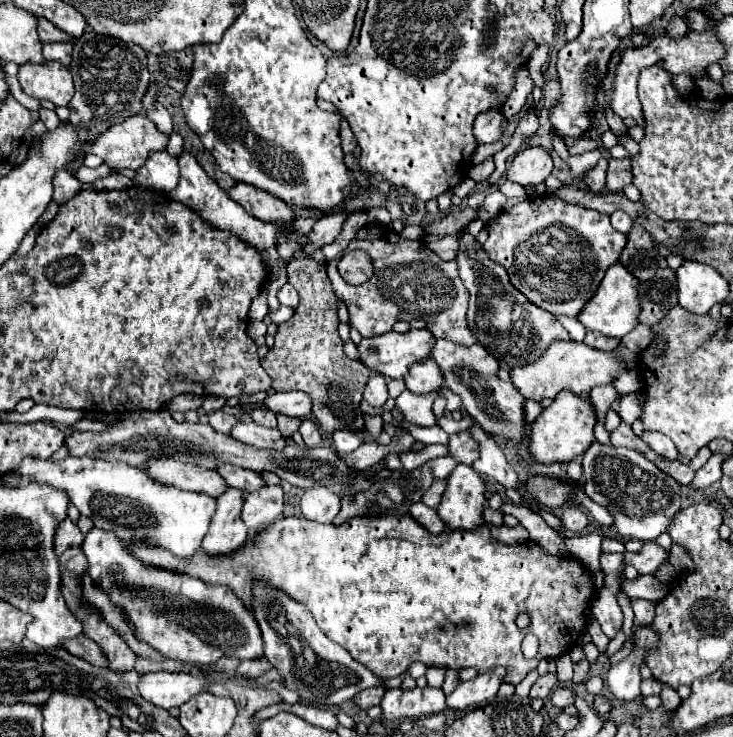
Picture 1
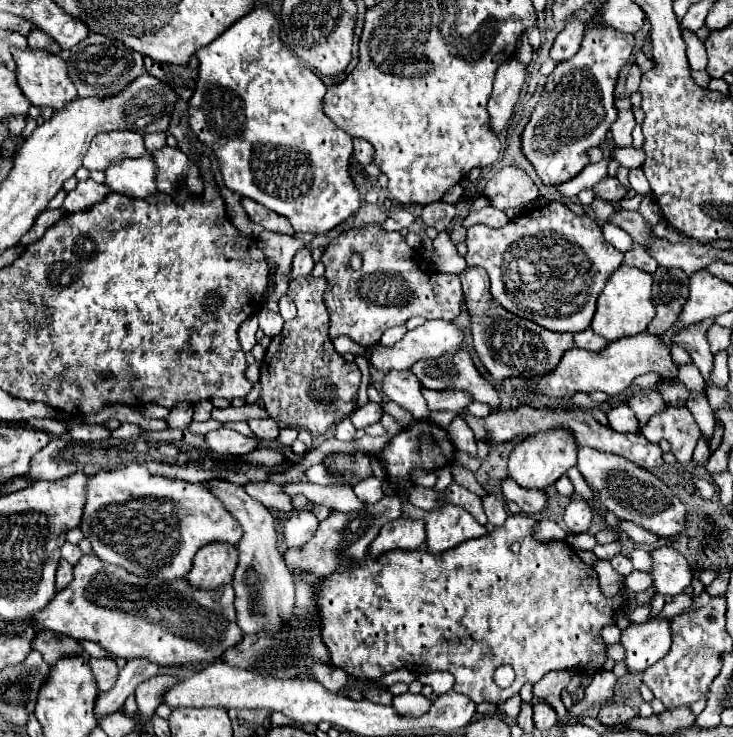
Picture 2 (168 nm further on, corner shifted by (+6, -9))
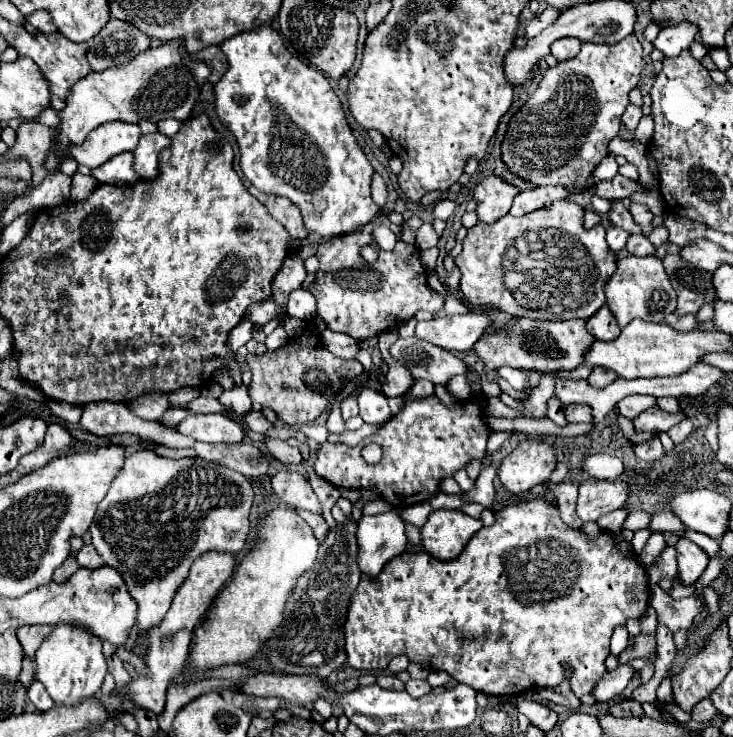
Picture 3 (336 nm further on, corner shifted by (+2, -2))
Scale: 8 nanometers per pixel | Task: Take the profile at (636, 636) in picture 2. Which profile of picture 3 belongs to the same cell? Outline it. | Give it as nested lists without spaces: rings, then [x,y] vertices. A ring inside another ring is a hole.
[[[654,585],[652,595],[650,595],[650,605],[656,609],[658,621],[662,621],[670,631],[678,631],[682,627],[688,629],[694,617],[702,613],[704,599],[698,595],[690,595],[684,599],[672,599],[660,587]]]

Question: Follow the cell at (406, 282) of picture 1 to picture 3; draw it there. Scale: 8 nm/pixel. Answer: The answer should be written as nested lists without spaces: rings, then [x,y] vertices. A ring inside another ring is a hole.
[[[380,215],[374,223],[362,227],[358,233],[332,237],[318,247],[316,257],[320,261],[320,269],[310,285],[310,293],[316,297],[318,317],[324,319],[328,329],[352,335],[354,339],[368,339],[398,327],[406,319],[412,319],[420,309],[430,313],[442,309],[444,295],[434,295],[426,289],[426,269],[420,263],[420,251],[416,245],[408,245],[400,239],[400,225],[388,223],[392,233],[398,235],[392,251],[380,251],[380,257],[374,265],[368,265],[360,259],[360,247],[364,243],[374,243],[372,231],[386,221],[388,217]]]

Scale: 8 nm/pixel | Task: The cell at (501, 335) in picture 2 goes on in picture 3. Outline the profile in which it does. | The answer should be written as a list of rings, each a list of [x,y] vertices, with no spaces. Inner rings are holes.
[[[516,319],[516,323],[500,329],[492,335],[484,335],[480,343],[476,343],[474,351],[484,361],[486,371],[494,371],[498,367],[510,365],[520,371],[538,371],[550,373],[558,369],[576,369],[584,363],[584,355],[594,343],[594,337],[586,331],[584,319],[570,321],[532,321],[532,319]]]

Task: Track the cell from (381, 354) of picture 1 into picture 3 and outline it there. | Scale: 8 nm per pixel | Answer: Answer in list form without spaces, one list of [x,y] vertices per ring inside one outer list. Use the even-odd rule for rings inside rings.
[[[486,313],[434,317],[416,325],[416,337],[452,353],[466,353],[482,335],[488,333],[490,325],[492,319]]]

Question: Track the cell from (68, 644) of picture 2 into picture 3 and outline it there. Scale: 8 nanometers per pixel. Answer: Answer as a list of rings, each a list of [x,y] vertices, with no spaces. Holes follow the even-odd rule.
[[[24,625],[16,631],[18,641],[26,653],[26,657],[34,657],[36,649],[40,647],[40,643],[44,641],[44,637],[50,633],[50,629],[46,625]]]

